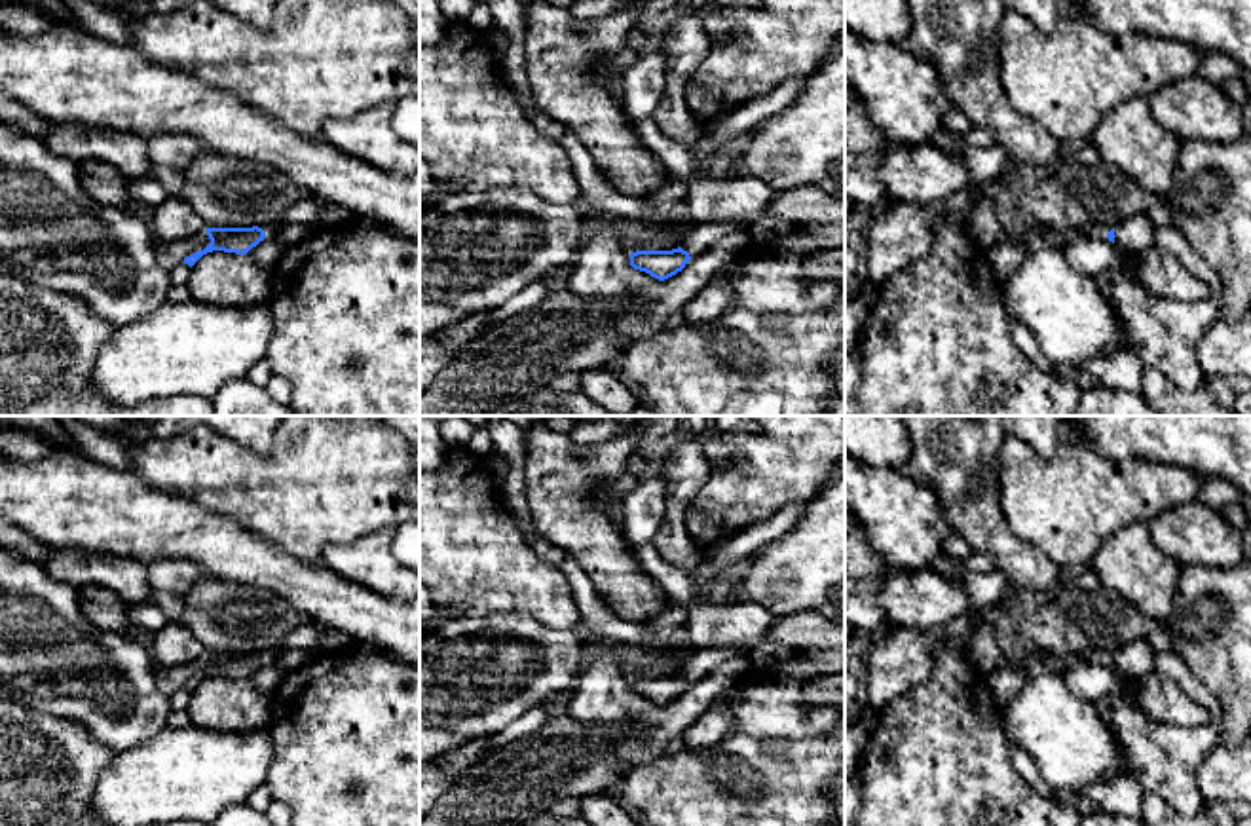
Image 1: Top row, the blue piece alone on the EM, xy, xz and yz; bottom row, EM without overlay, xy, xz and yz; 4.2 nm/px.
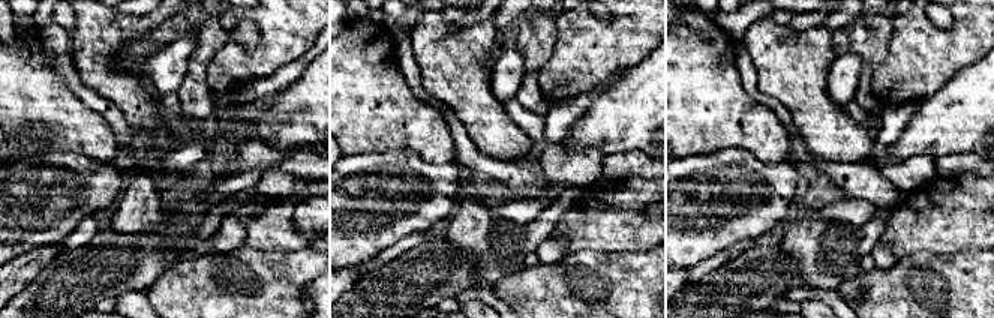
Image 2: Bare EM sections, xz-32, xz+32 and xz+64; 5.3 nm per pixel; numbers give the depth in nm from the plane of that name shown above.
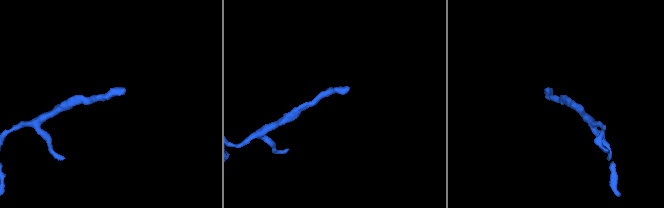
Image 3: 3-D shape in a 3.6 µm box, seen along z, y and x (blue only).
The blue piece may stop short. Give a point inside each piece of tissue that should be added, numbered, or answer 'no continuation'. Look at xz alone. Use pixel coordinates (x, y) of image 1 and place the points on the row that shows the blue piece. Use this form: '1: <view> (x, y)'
1: xz (703, 236)

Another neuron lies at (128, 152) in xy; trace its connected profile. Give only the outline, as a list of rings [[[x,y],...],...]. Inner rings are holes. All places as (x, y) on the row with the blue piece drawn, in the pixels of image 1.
[[[80,123],[51,125],[40,139],[53,154],[76,163],[101,160],[116,167],[127,180],[148,177],[148,139],[114,129],[93,129]]]

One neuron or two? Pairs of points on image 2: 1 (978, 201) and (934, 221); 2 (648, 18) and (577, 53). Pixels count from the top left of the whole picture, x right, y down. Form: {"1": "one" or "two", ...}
{"1": "one", "2": "one"}

